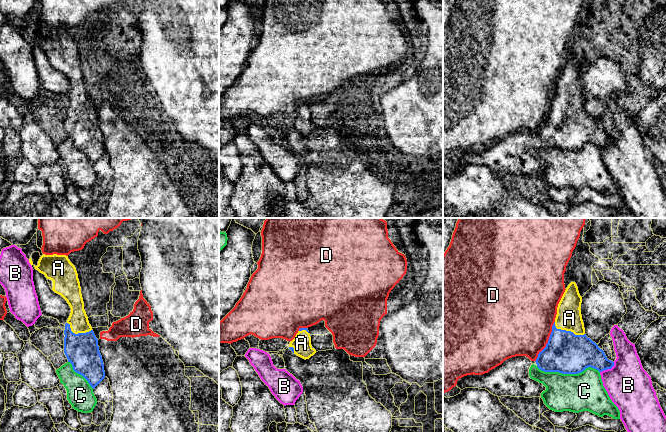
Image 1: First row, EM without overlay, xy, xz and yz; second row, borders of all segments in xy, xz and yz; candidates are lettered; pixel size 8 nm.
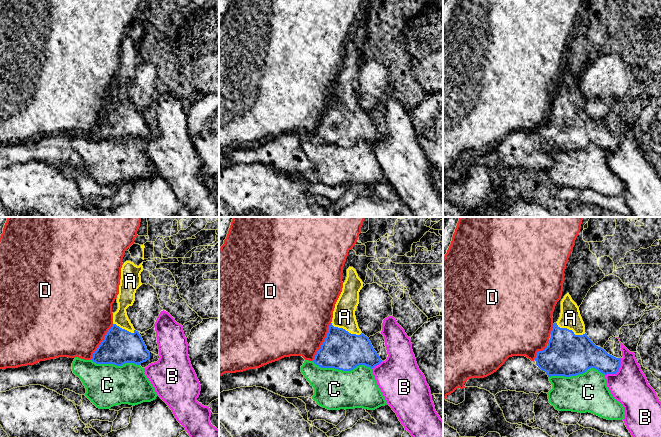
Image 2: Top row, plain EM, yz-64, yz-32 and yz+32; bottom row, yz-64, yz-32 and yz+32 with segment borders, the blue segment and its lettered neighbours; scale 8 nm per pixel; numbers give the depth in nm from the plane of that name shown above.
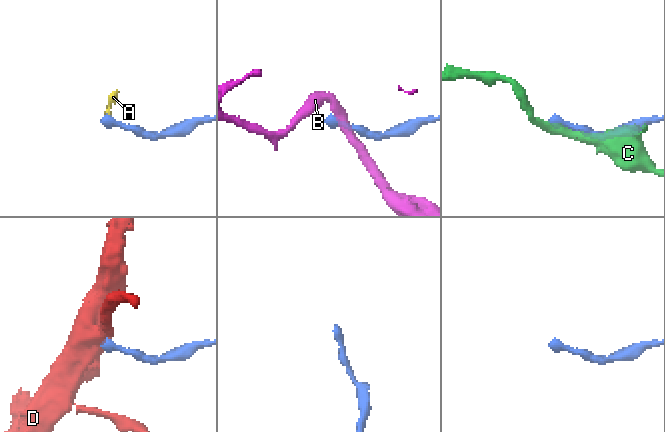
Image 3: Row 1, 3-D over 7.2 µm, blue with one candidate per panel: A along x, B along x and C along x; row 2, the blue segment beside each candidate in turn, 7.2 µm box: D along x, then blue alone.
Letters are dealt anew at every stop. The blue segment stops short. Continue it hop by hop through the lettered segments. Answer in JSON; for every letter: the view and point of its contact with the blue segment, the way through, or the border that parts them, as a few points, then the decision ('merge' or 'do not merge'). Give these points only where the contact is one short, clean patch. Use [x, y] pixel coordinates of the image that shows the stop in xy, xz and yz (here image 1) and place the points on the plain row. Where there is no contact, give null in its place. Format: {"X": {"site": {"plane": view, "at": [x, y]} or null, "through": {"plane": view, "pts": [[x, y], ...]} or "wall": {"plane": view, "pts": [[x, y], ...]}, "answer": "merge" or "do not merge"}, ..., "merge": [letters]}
{"A": {"site": {"plane": "yz", "at": [568, 107]}, "through": {"plane": "yz", "pts": [[566, 129], [568, 126], [568, 107], [569, 94]]}, "answer": "merge"}, "B": {"site": {"plane": "yz", "at": [608, 144]}, "answer": "do not merge"}, "C": {"site": {"plane": "yz", "at": [568, 149]}, "answer": "do not merge"}, "D": {"site": {"plane": "yz", "at": [548, 117]}, "wall": {"plane": "yz", "pts": [[554, 97], [548, 118], [535, 137]]}, "answer": "do not merge"}, "merge": ["A"]}

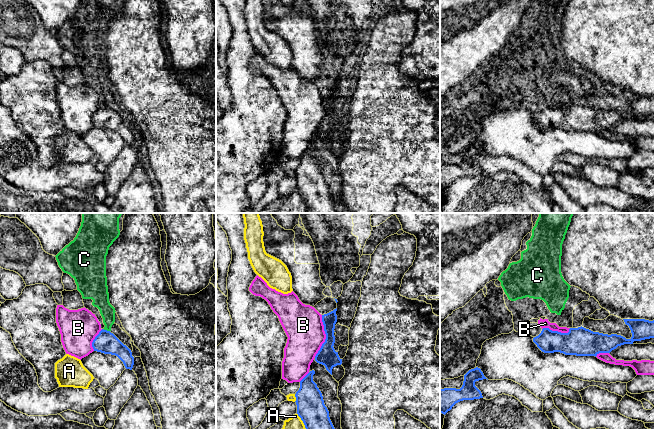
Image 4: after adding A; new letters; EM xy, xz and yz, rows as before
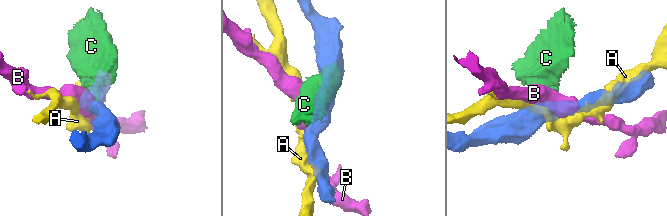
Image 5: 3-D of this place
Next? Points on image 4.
{"A": {"site": {"plane": "xz", "at": [296, 174]}, "answer": "do not merge"}, "B": {"site": {"plane": "xz", "at": [326, 112]}, "answer": "do not merge"}, "C": {"site": {"plane": "xy", "at": [106, 106]}, "wall": {"plane": "xy", "pts": [[103, 105], [109, 107]]}, "answer": "do not merge"}, "merge": []}

